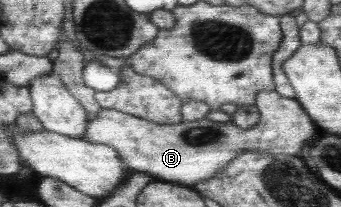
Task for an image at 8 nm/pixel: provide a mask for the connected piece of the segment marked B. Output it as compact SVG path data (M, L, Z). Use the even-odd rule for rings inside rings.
M275 90L261 91L257 95L255 106L260 113L260 119L247 130L232 122L213 122L207 118L162 125L129 113L102 109L98 115L89 116L83 139L115 148L120 159L125 162L125 167L132 172L147 173L155 180L187 186L211 180L232 158L243 151L297 156L303 144L314 143L317 130L308 112L305 112L296 99L280 96Z

